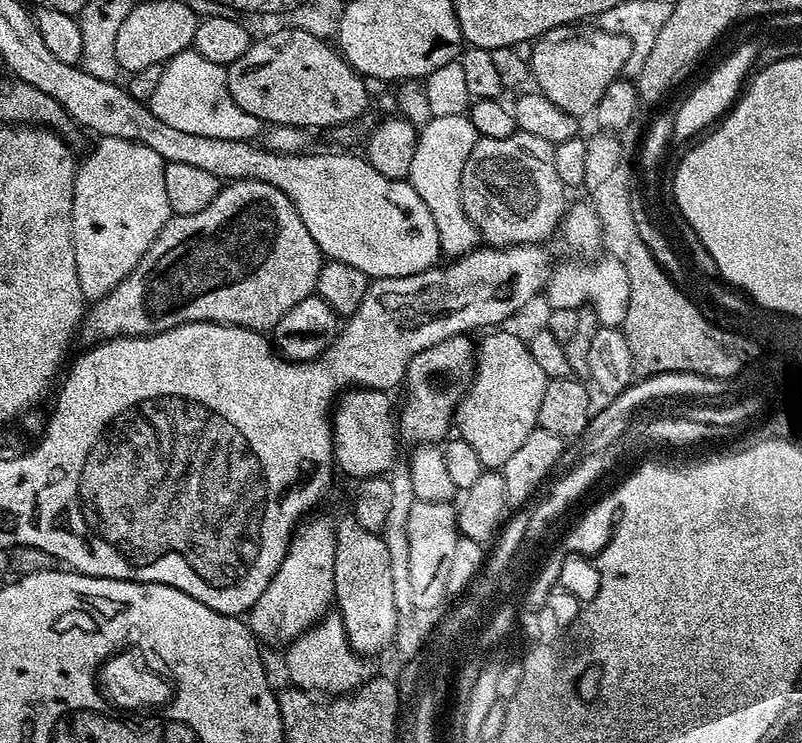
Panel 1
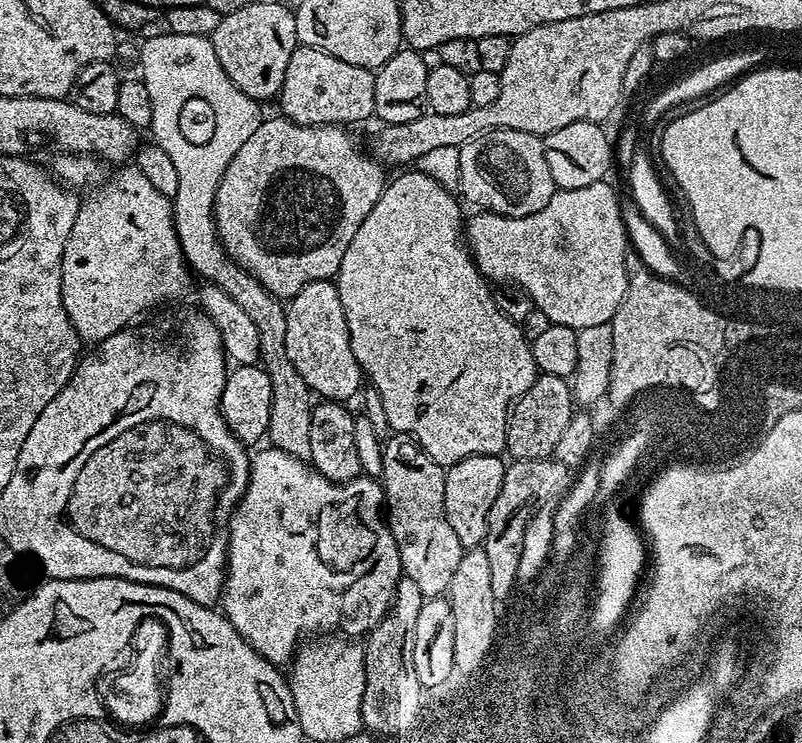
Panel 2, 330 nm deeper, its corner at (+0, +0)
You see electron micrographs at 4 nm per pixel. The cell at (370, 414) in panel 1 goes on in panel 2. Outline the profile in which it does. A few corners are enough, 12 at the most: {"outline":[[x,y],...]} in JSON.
{"outline":[[332,280],[287,301],[286,354],[317,397],[361,391]]}

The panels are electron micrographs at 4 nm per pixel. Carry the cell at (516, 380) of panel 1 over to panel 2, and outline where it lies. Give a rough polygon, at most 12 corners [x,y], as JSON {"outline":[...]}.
{"outline":[[385,183],[334,277],[391,431],[505,451],[536,381],[461,201]]}

